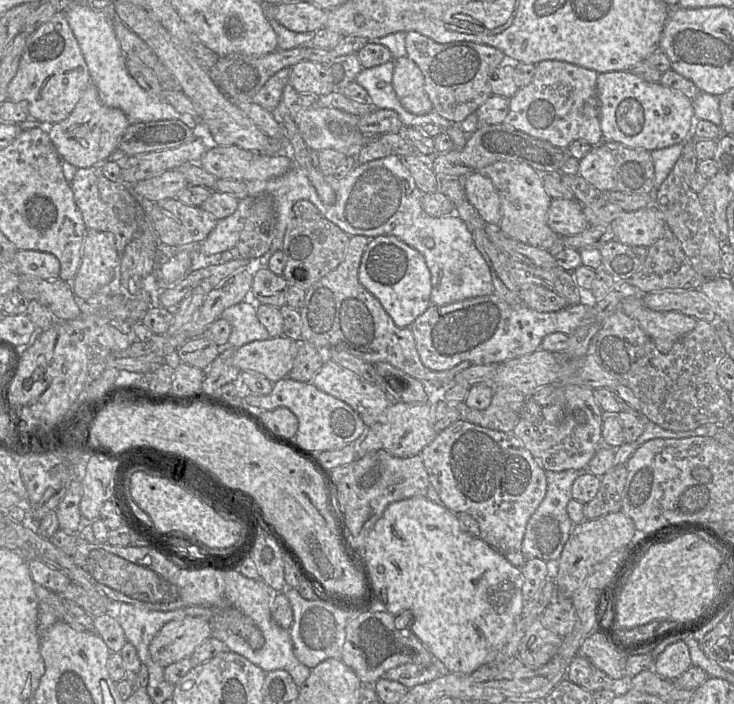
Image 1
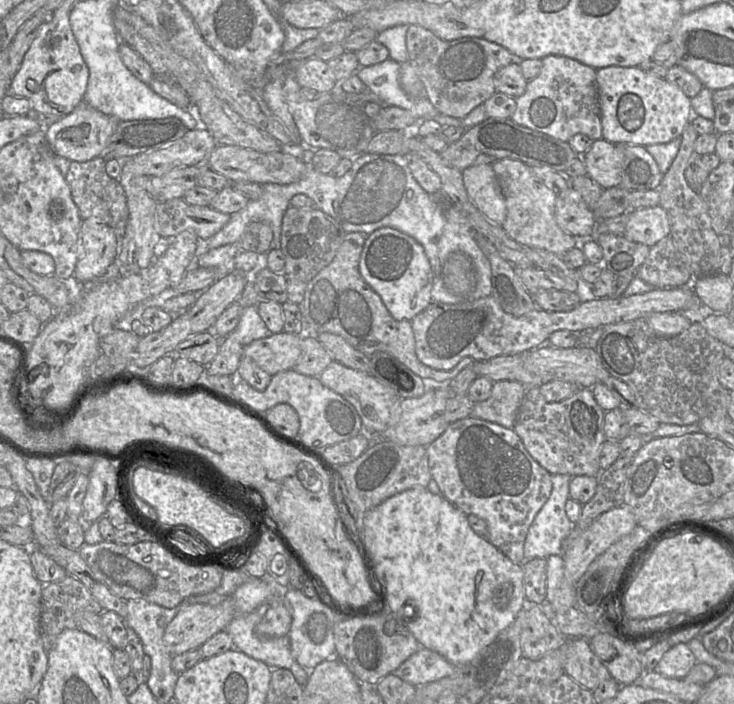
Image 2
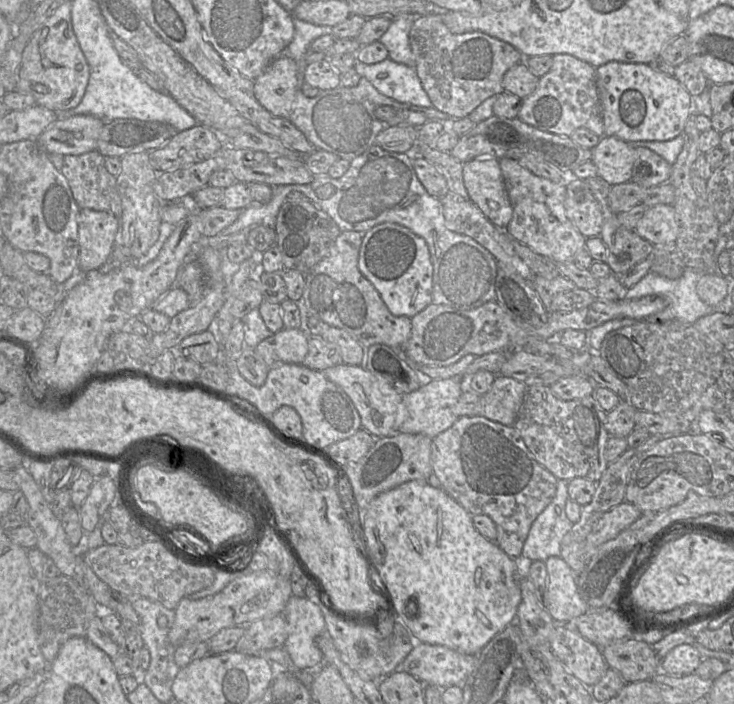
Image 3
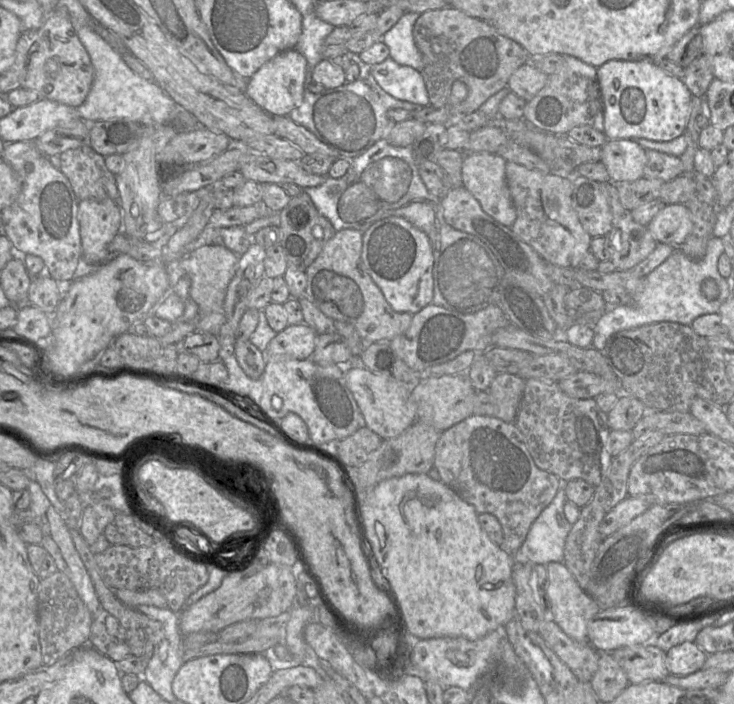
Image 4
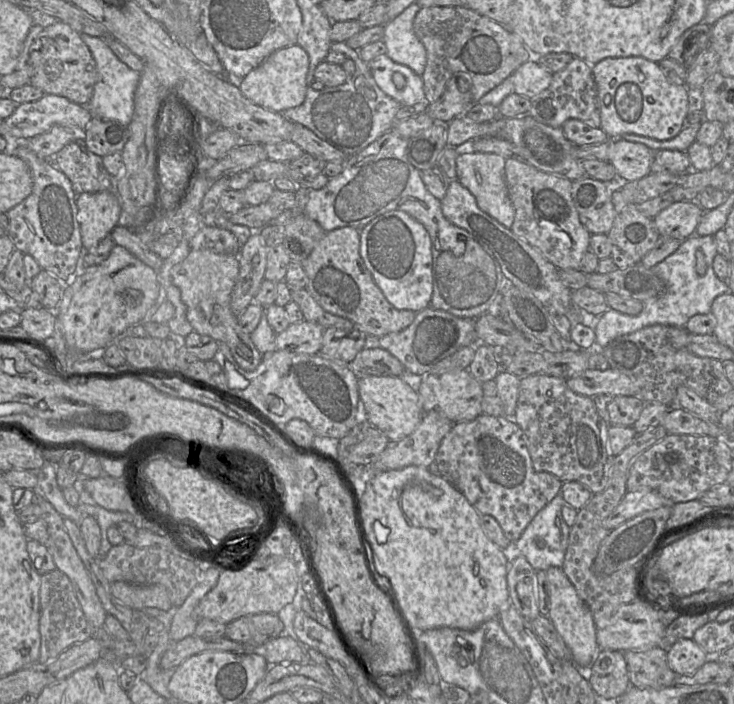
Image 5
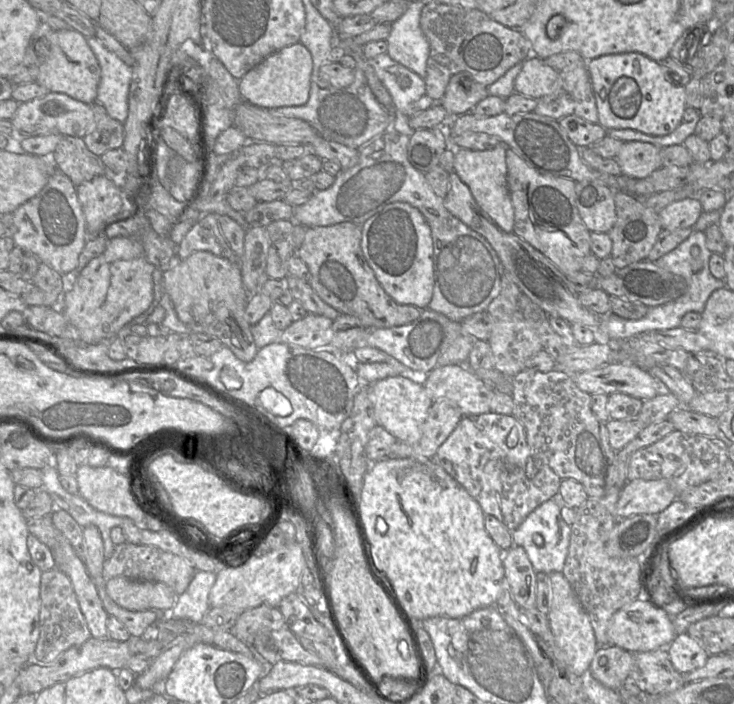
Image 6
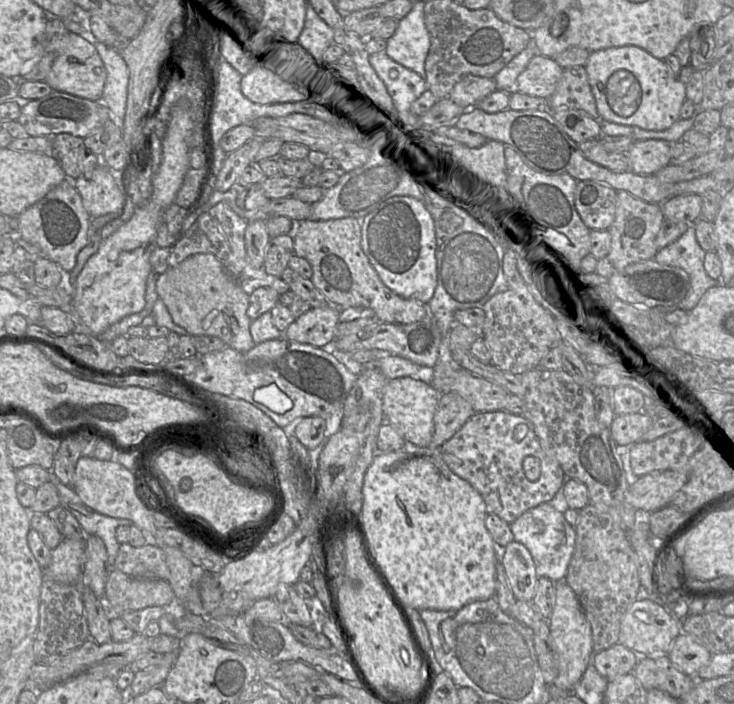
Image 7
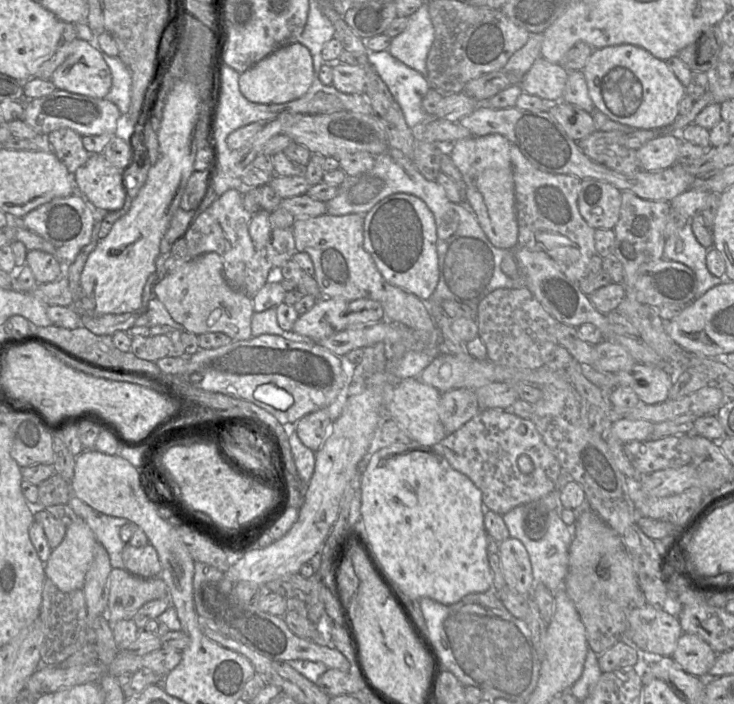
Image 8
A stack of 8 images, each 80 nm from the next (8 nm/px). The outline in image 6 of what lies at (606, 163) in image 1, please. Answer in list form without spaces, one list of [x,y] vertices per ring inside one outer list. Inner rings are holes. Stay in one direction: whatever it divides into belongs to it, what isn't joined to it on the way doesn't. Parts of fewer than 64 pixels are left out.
[[[640,141],[624,142],[615,157],[621,174],[635,179],[643,179],[662,167],[661,148]]]

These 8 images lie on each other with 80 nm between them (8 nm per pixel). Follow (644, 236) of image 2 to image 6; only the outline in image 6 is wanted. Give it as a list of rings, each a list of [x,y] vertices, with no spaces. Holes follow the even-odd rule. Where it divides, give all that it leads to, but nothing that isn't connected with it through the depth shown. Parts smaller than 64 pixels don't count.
[[[694,196],[669,204],[659,212],[659,217],[663,229],[693,228],[702,212],[702,205]]]

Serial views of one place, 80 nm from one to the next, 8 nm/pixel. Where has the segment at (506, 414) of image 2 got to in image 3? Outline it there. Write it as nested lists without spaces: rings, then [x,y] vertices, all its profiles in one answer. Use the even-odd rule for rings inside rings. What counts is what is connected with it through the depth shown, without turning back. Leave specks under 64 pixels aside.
[[[496,375],[491,388],[483,395],[481,416],[505,426],[513,426],[526,388],[521,381]]]

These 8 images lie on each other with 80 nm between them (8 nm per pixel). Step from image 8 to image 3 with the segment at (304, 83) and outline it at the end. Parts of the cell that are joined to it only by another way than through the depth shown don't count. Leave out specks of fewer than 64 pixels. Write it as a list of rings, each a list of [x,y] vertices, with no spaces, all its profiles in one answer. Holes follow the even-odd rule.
[[[286,56],[275,58],[254,80],[254,95],[271,114],[290,117],[297,91],[297,64]]]

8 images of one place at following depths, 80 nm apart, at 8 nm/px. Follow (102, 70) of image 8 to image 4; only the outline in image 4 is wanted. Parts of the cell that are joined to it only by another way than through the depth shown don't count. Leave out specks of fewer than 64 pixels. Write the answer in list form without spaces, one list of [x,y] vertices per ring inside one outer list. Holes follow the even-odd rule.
[[[64,9],[50,12],[36,32],[36,42],[29,51],[24,88],[35,90],[41,99],[53,100],[73,108],[85,101],[94,79],[90,56],[77,36]]]

